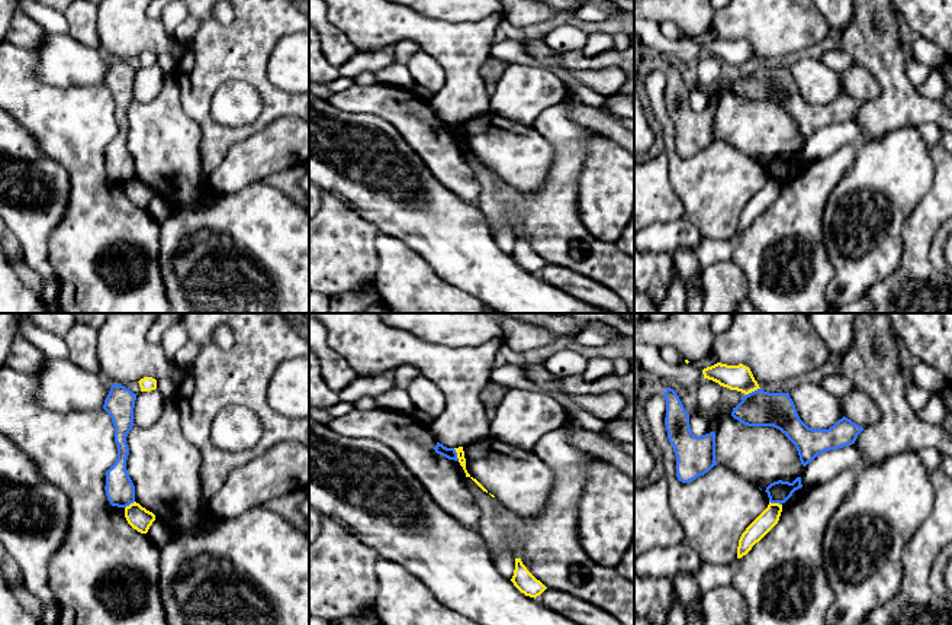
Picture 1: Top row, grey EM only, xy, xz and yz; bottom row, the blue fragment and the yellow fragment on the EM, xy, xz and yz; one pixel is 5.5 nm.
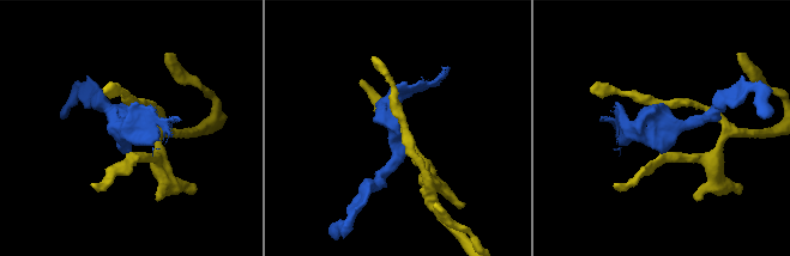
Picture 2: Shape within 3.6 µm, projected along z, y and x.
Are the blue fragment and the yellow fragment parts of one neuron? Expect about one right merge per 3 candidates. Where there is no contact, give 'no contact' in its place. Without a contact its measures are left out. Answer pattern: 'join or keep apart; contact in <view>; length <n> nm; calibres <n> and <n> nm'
keep apart; contact in yz; length 90 nm; calibres 200 and 140 nm

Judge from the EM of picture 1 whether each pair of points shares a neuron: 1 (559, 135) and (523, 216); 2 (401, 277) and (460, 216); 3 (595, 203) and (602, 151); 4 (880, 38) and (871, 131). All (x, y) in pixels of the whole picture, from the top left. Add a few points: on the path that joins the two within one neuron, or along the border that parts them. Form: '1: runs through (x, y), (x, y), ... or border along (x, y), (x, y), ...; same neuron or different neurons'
1: runs through (562, 155), (562, 180), (543, 199); same neuron
2: border along (394, 237), (414, 250), (444, 282); different neurons
3: runs through (602, 190), (602, 164); same neuron
4: runs through (887, 61), (888, 108); same neuron

